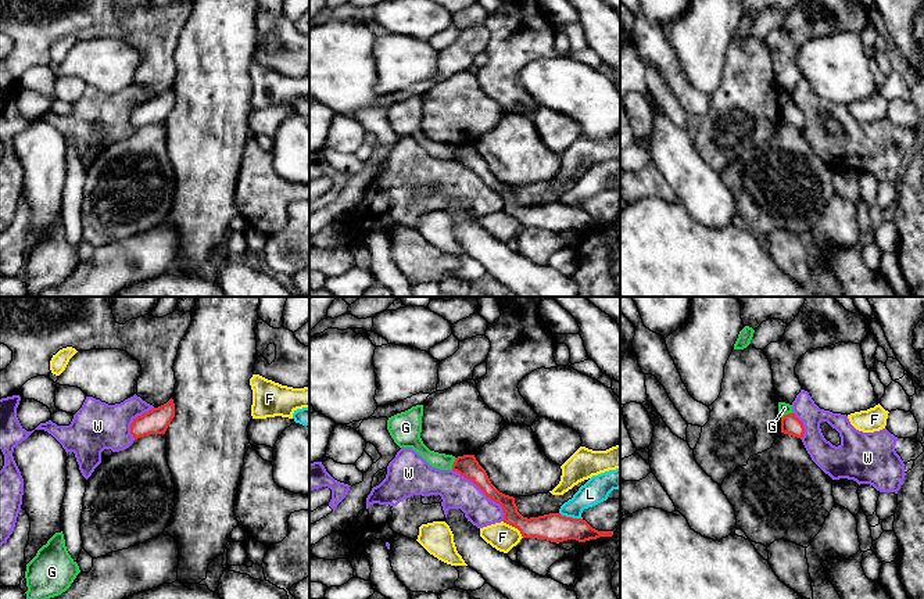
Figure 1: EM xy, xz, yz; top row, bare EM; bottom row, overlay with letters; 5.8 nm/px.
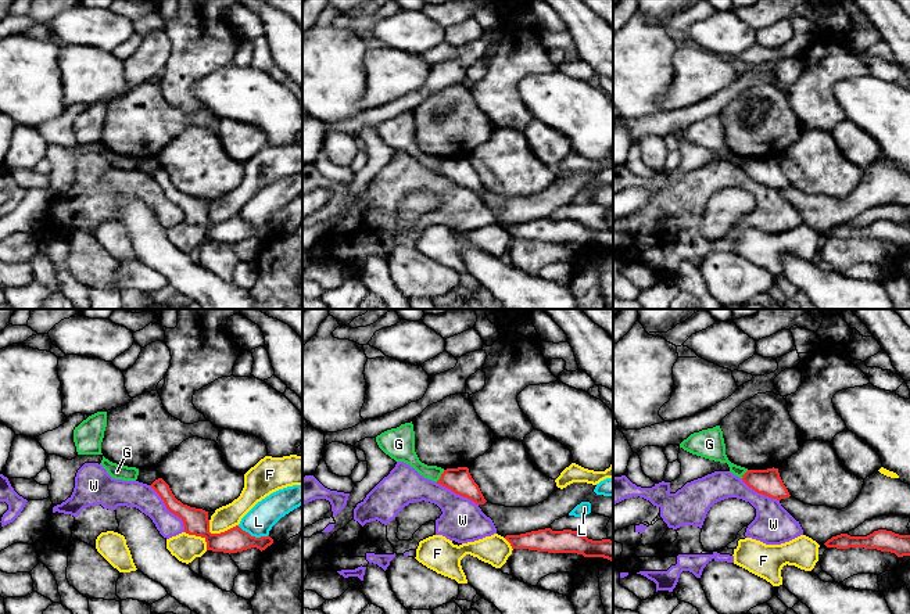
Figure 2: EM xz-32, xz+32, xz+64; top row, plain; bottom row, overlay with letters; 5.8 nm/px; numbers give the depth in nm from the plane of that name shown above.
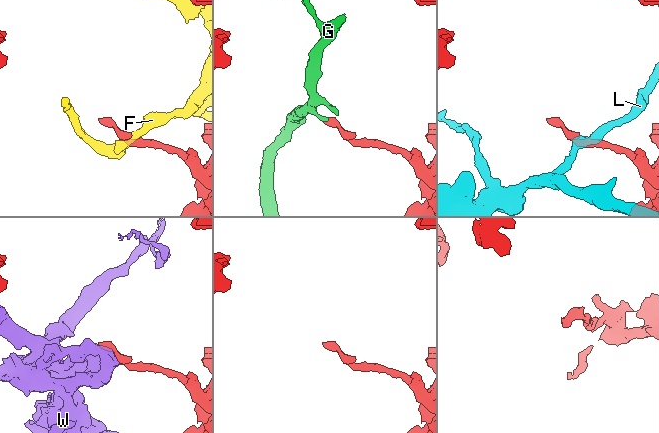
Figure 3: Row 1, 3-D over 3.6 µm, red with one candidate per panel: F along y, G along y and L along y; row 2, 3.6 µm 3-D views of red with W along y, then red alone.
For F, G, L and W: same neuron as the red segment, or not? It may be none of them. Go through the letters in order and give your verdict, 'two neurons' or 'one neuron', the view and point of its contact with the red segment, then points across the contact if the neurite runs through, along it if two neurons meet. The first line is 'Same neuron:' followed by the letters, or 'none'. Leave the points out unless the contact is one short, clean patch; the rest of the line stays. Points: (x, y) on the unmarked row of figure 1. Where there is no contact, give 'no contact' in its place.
Same neuron: none
F: two neurons | xz (514, 215)
G: two neurons | xz (454, 153)
L: two neurons | xz (570, 207)
W: two neurons | xz (483, 180)

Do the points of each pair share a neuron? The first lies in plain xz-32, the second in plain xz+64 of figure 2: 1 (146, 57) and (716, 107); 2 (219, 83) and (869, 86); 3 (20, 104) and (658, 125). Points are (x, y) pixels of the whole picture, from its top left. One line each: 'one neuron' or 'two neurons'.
1: one neuron
2: one neuron
3: two neurons

